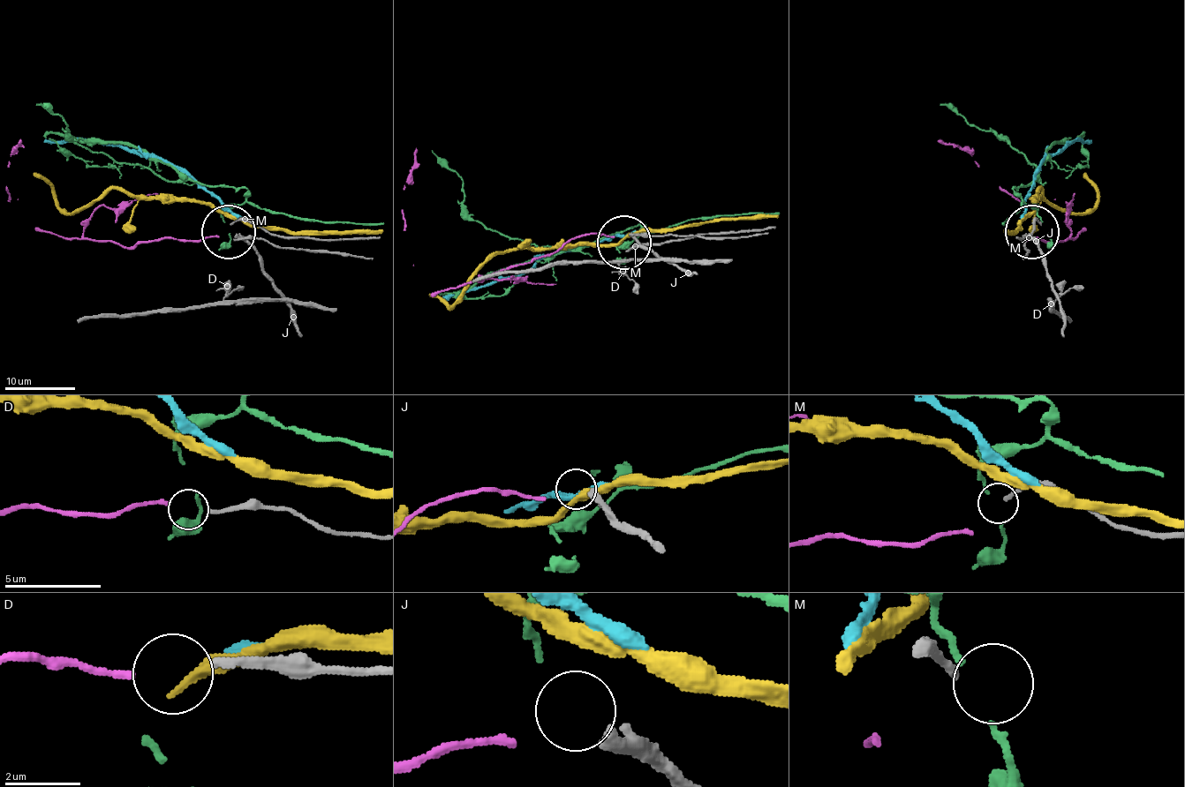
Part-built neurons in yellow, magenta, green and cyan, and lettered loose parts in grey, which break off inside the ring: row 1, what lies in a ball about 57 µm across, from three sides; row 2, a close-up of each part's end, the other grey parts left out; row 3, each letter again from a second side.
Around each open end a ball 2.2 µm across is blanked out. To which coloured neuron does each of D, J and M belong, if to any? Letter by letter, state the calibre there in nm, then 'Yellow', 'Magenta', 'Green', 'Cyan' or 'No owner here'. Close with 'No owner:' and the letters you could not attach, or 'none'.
D: Thickness 240 nm. Magenta
J: Thickness 380 nm. No owner here
M: Thickness 220 nm. No owner here
No owner: J, M

